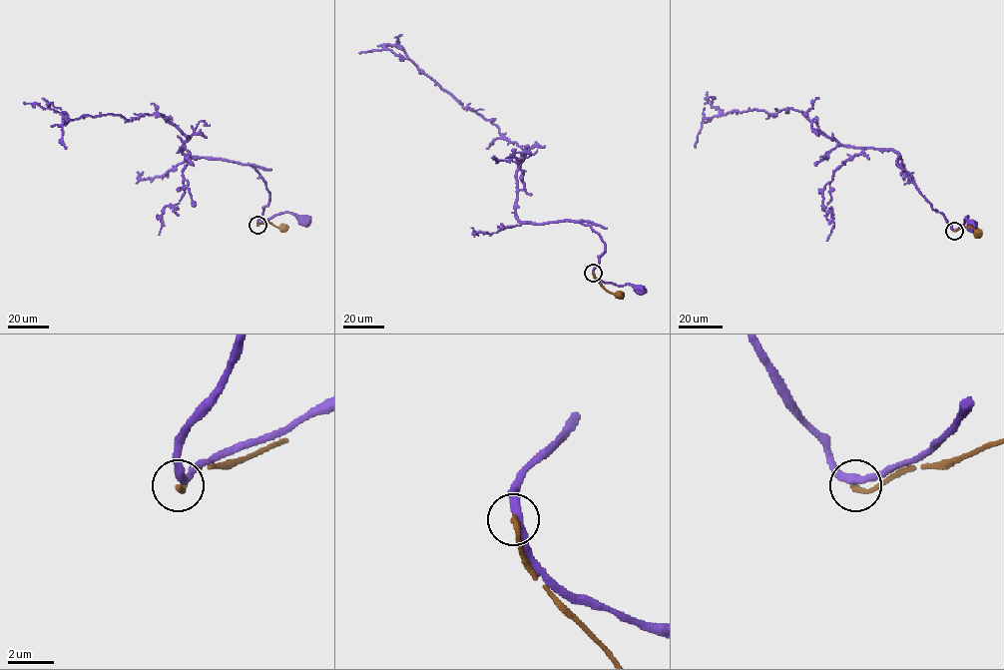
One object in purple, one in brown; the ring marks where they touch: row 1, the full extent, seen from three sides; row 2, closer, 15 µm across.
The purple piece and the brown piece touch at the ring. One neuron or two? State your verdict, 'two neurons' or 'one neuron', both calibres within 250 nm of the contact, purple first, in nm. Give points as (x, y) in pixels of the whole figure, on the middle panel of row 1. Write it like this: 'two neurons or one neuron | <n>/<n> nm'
two neurons | 340/240 nm

